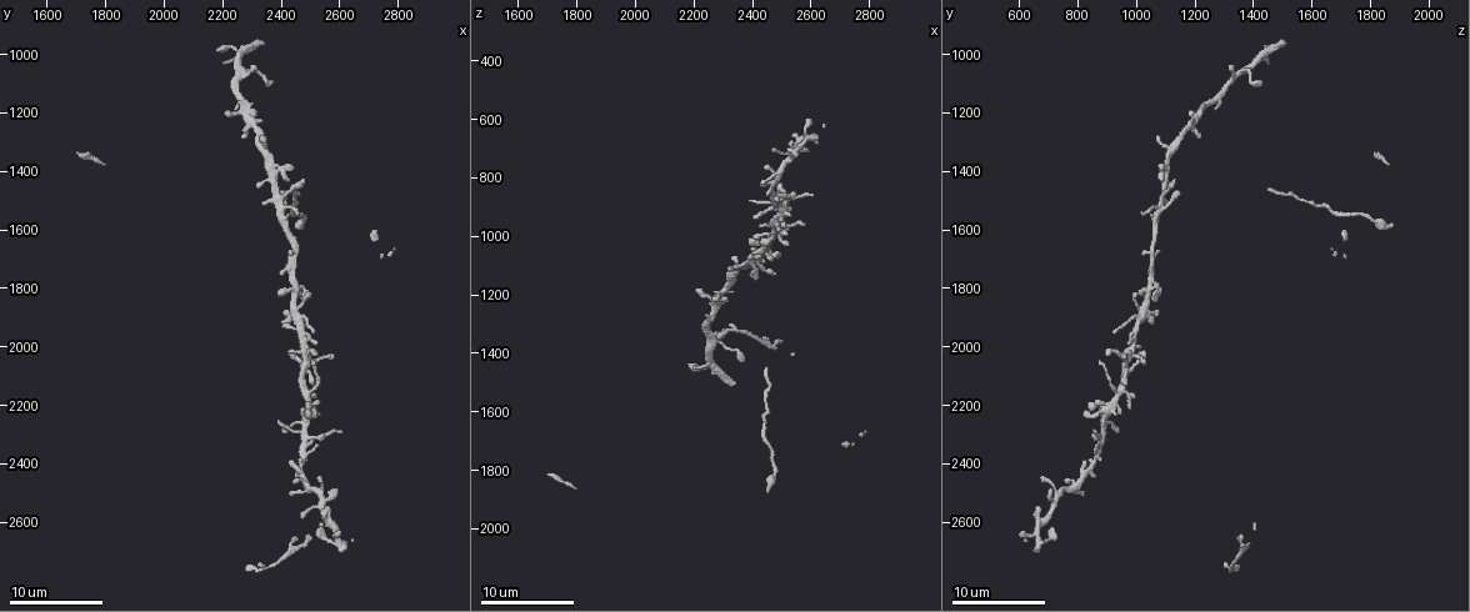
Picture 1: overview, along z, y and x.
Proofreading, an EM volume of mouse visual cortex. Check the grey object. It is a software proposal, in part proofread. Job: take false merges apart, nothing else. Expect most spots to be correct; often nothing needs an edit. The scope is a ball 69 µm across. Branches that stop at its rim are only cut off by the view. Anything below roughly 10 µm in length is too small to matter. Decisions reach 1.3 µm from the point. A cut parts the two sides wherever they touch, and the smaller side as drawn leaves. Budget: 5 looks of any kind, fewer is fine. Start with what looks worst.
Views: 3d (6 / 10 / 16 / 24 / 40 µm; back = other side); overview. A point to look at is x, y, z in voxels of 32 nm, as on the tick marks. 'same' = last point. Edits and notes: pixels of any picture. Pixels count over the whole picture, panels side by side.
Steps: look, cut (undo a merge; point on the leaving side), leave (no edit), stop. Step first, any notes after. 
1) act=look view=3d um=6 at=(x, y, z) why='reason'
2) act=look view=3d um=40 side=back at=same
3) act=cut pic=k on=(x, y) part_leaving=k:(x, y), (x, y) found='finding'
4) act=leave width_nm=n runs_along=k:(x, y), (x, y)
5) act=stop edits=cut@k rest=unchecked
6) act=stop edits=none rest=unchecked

act=look view=3d um=10 at=(2390, 1510, 1100) why='four or more arms meet'

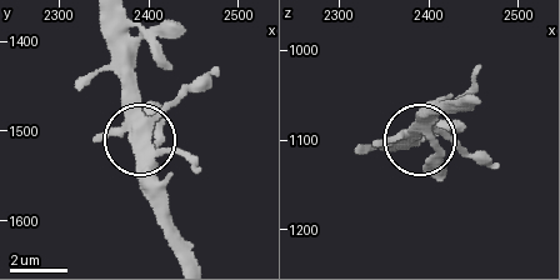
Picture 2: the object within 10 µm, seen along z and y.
act=leave runs_along=2:(178, 254), (170, 204), (139, 133), (196, 78) found='continuous, no second neuron'

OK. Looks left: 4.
act=look view=3d um=6 at=(2460, 2440, 850)

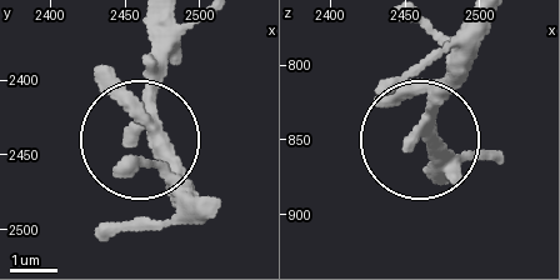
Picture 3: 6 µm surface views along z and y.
act=look view=3d um=6 side=back at=(2460, 2434, 842)

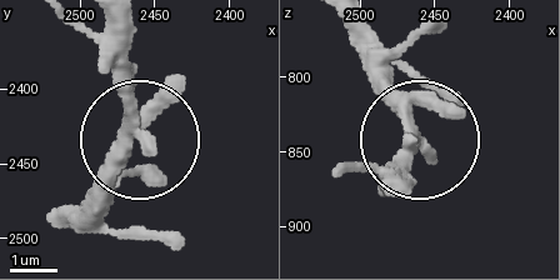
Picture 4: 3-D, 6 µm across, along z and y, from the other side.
act=leave side_arm_um=14 found='all the same neuron'

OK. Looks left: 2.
act=look view=3d um=16 at=(2470, 2270, 900) why='four arms meet'

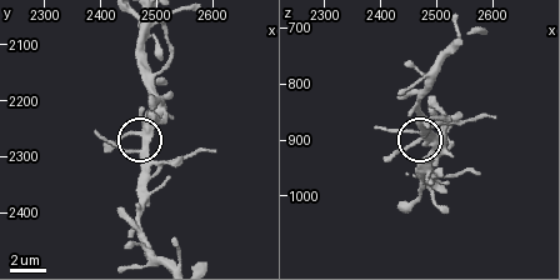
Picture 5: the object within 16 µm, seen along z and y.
act=look view=3d um=16 side=back at=same

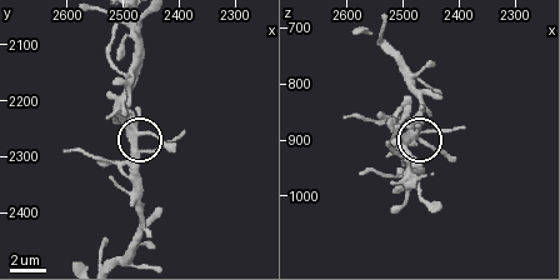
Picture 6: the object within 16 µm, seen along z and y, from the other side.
act=leave width_nm=300 found='all the same neuron'

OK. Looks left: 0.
act=stop edits=none rest=unchecked

